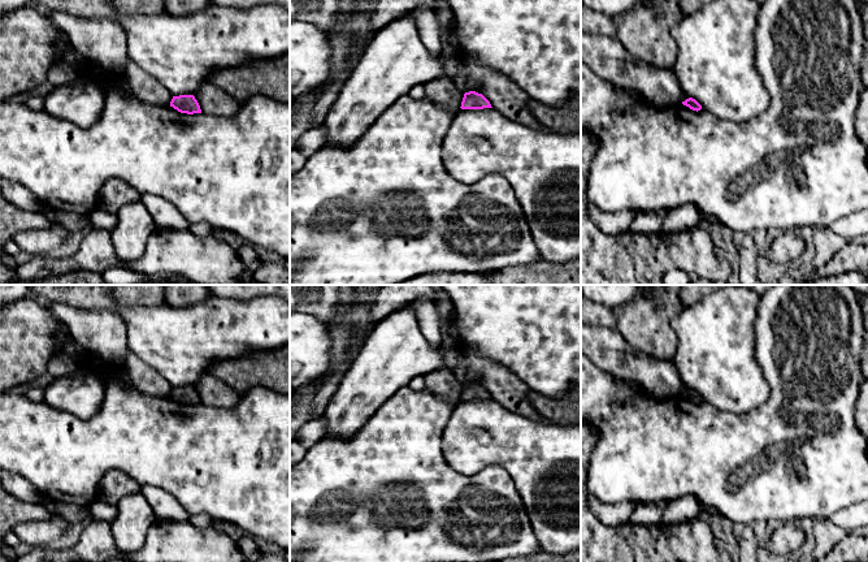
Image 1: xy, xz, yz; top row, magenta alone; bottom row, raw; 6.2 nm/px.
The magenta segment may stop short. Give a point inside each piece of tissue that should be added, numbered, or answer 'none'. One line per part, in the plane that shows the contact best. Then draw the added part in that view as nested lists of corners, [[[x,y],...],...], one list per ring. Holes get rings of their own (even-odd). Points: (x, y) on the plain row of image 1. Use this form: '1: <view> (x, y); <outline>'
none

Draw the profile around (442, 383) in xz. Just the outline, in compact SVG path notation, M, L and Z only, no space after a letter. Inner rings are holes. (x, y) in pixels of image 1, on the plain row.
M446 367L434 371L425 377L425 389L439 398L459 402L464 385Z

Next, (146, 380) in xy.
M127 350L125 366L133 385L139 393L159 398L170 397L173 390L172 385L169 385L153 368L136 358L130 350Z

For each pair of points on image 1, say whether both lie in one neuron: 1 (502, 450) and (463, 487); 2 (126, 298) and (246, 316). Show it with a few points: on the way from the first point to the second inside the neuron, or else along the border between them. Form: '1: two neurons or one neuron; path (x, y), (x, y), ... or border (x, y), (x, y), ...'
1: two neurons; border (454, 467), (476, 474), (499, 465), (512, 481)
2: two neurons; border (166, 303), (135, 307)

